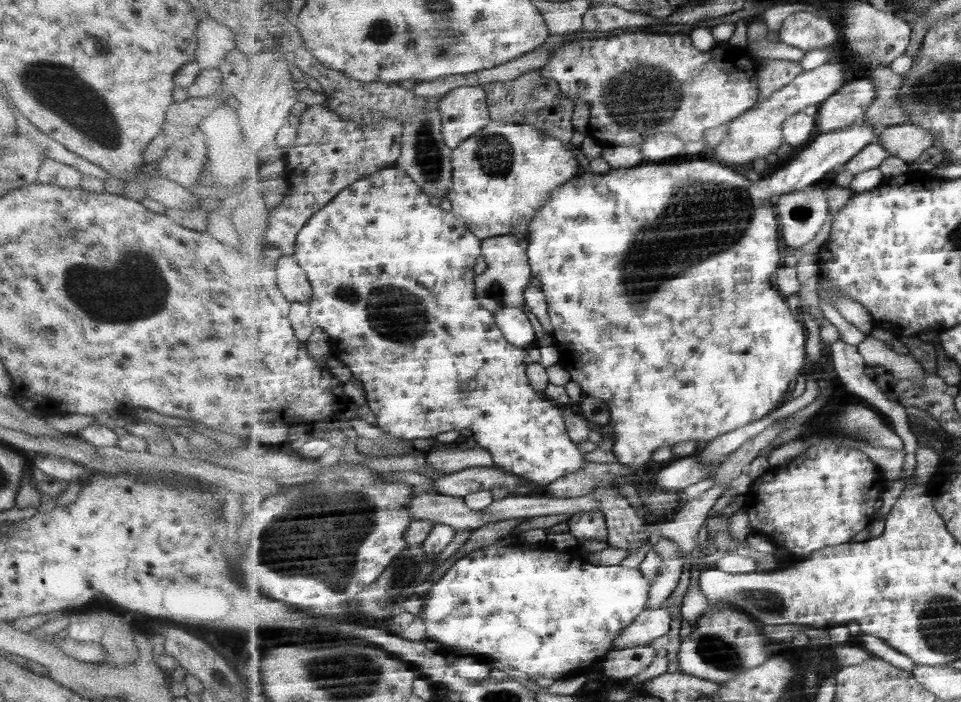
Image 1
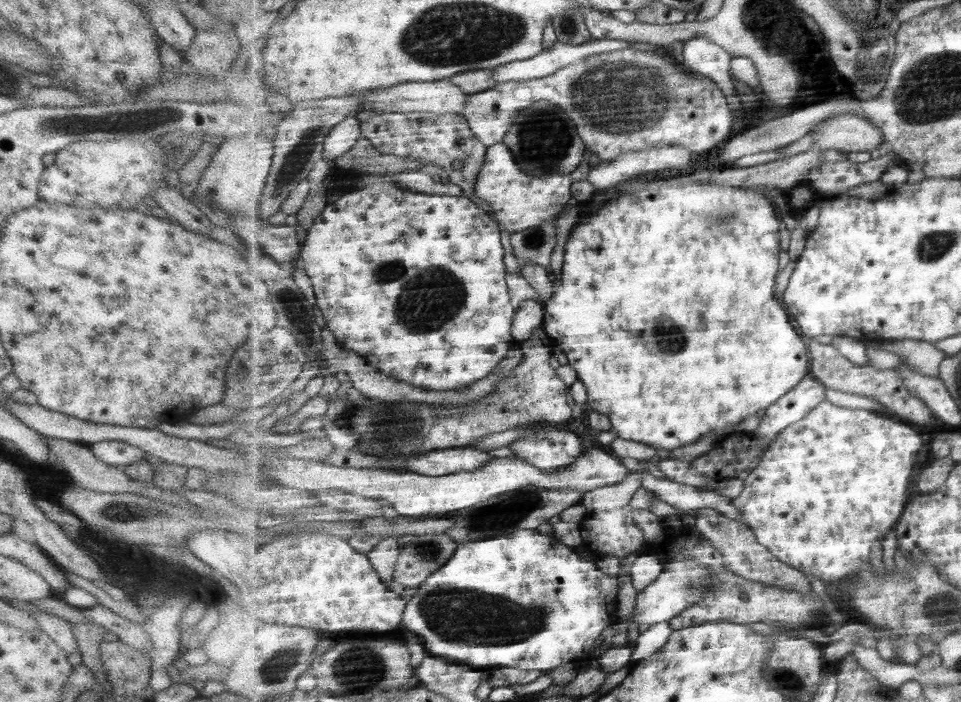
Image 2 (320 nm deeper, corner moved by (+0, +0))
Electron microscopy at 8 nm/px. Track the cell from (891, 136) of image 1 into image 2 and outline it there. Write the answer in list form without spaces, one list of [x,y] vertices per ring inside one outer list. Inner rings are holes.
[[[843,113],[829,117],[817,123],[809,132],[814,136],[815,145],[821,150],[837,150],[840,152],[871,152],[875,148],[886,148],[884,134],[869,119],[853,113]]]

